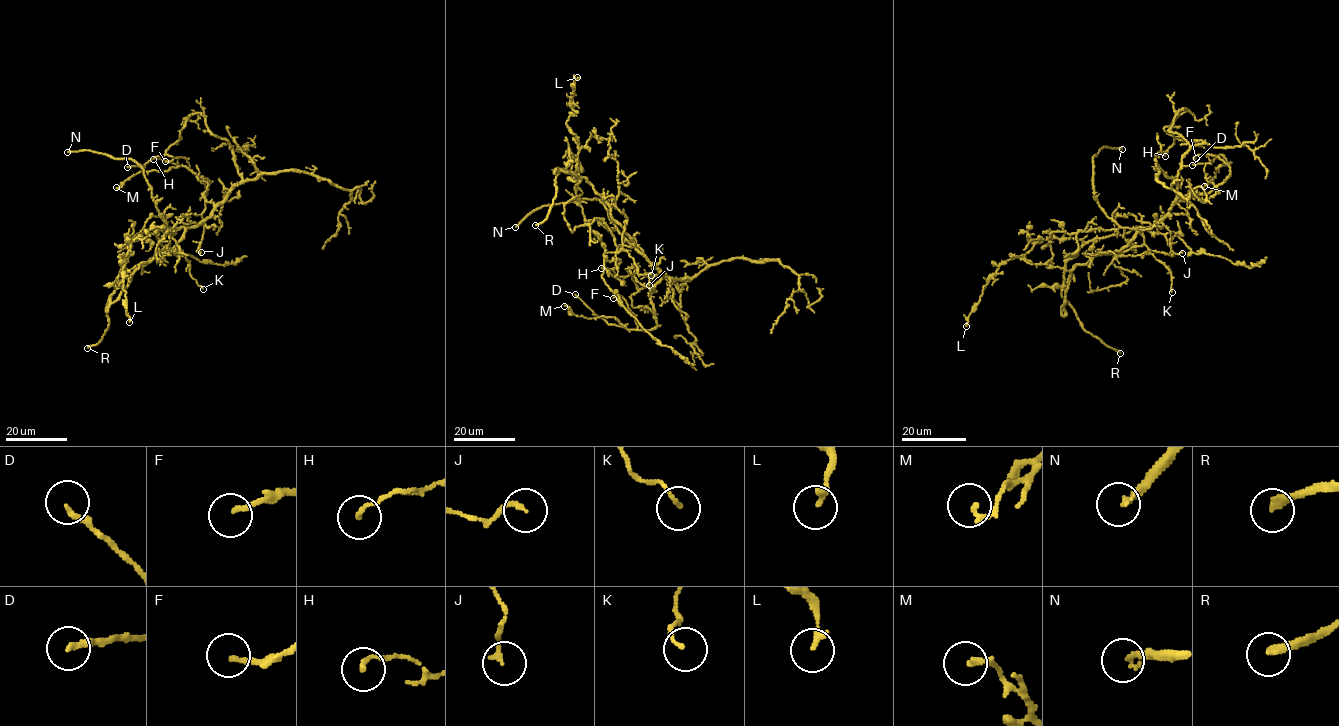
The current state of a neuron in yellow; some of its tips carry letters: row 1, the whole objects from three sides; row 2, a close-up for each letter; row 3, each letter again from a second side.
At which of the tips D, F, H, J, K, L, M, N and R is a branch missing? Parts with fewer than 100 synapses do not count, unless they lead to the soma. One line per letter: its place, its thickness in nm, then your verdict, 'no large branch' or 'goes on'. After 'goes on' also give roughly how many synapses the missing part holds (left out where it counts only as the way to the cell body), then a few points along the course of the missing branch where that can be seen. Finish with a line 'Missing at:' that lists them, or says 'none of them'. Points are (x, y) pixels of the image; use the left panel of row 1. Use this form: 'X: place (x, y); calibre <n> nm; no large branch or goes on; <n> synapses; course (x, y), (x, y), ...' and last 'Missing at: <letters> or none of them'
D: place (127, 167); calibre 180 nm; no large branch
F: place (165, 161); calibre 180 nm; no large branch
H: place (153, 159); calibre 150 nm; no large branch
J: place (201, 252); calibre 160 nm; no large branch
K: place (203, 289); calibre 110 nm; no large branch
L: place (129, 322); calibre 240 nm; no large branch
M: place (116, 187); calibre 200 nm; no large branch
N: place (67, 152); calibre 220 nm; goes on
R: place (87, 348); calibre 220 nm; goes on; 350 synapses
Missing at: N, R

